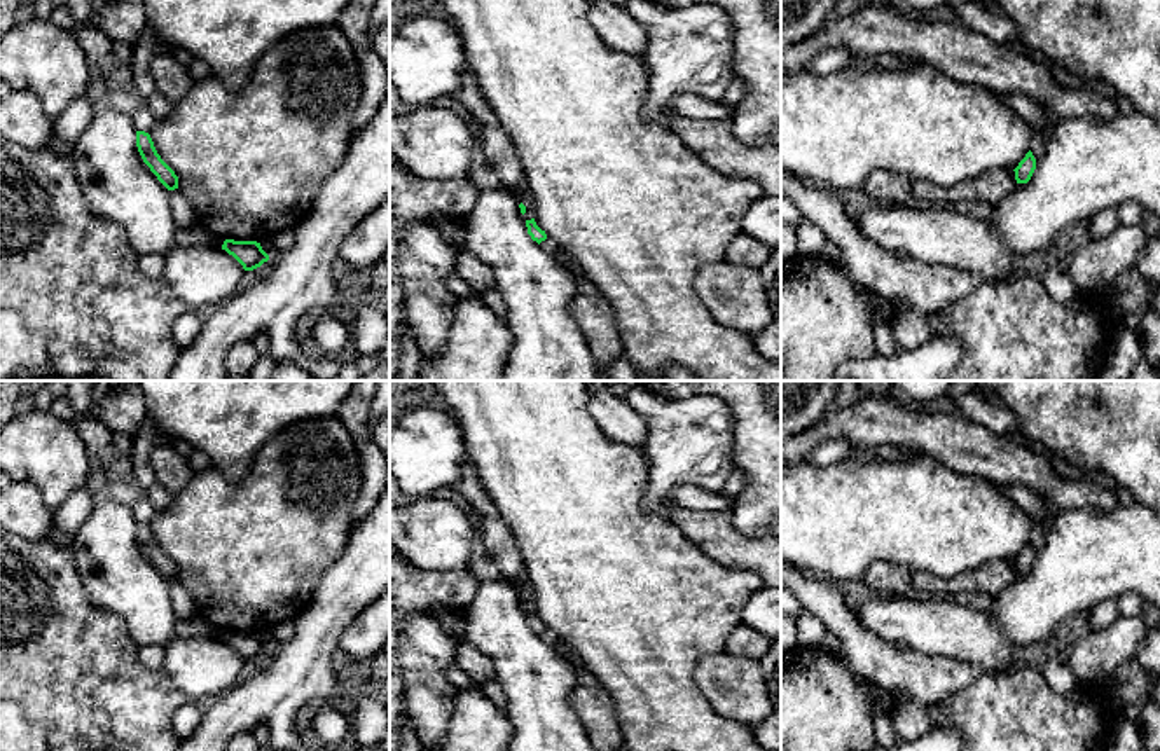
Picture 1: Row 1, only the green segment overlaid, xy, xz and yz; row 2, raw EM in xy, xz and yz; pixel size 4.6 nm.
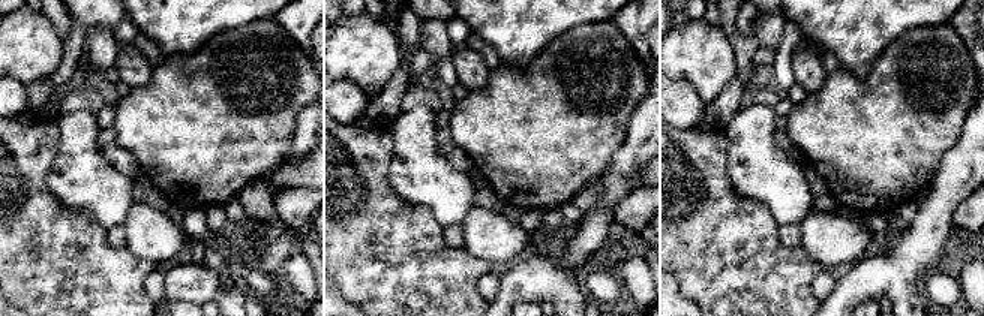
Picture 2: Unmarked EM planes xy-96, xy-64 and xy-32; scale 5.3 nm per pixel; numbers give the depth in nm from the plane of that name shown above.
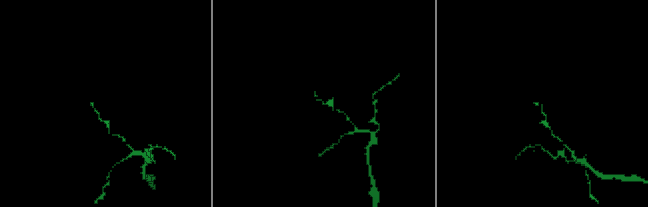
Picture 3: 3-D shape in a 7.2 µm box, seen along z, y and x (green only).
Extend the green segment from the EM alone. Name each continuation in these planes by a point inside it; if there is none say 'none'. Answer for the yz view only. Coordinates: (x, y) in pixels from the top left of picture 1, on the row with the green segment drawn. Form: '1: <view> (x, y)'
none

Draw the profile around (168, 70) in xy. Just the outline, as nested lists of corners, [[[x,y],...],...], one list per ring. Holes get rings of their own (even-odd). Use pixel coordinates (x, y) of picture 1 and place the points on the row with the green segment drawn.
[[[161,47],[150,59],[148,72],[155,91],[171,103],[183,100],[194,84],[185,58],[171,49]]]

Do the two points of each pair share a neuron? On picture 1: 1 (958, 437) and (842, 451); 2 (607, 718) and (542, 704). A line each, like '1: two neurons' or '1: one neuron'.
1: two neurons
2: two neurons

